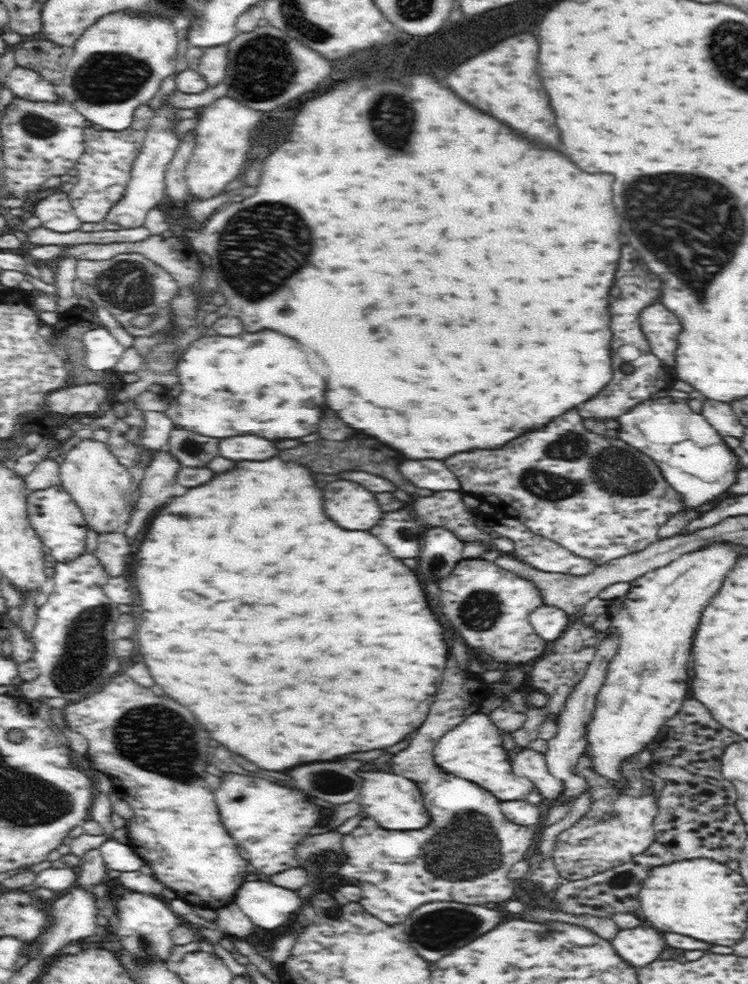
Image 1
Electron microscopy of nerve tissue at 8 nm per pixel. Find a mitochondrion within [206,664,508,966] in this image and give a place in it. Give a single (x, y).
(468, 842)

